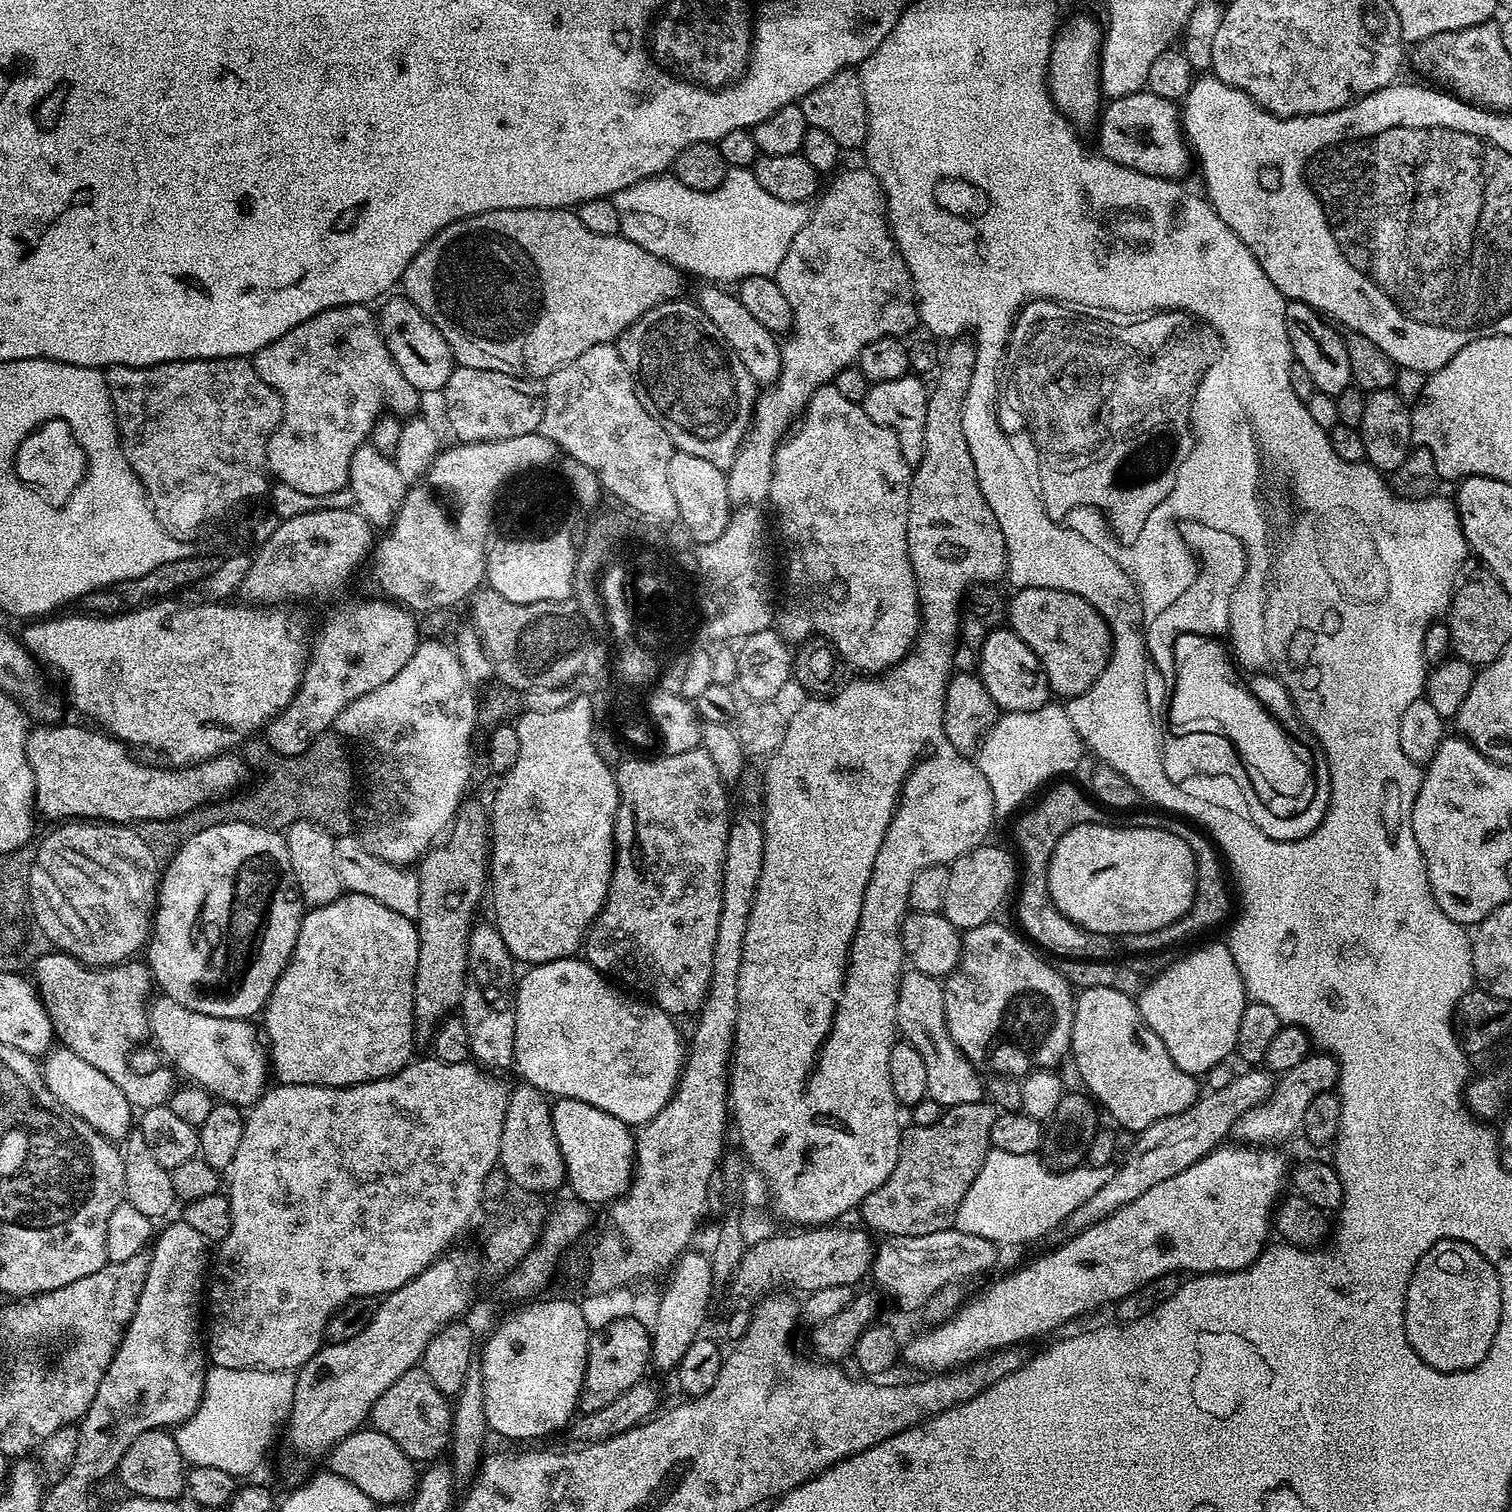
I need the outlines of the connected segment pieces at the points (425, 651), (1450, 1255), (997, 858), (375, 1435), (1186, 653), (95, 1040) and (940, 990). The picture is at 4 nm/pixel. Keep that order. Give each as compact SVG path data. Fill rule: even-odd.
M421 639L410 662L390 682L350 702L334 725L349 745L356 744L364 759L364 780L368 783L368 804L372 809L365 814L360 832L358 828L358 839L367 852L391 864L415 865L449 831L456 811L466 799L464 791L472 776L472 731L478 725L478 696L472 693L474 685L462 674L455 647L447 648L442 641Z
M1440 1240L1418 1262L1414 1274L1408 1283L1408 1292L1404 1296L1404 1325L1406 1338L1422 1358L1434 1370L1439 1372L1465 1372L1470 1370L1482 1358L1486 1358L1488 1347L1500 1325L1502 1318L1502 1290L1494 1266L1474 1246L1461 1240Z
M983 844L959 856L952 865L943 916L961 932L989 923L1018 878L1015 855L1000 846Z
M352 1432L327 1453L327 1460L327 1471L336 1476L344 1476L354 1486L358 1486L358 1490L362 1490L362 1494L366 1494L373 1505L404 1504L416 1491L417 1465L393 1440L386 1438L386 1434L381 1432Z
M1188 636L1188 640L1180 640L1180 665L1178 666L1180 668L1180 688L1176 688L1176 708L1172 708L1172 736L1168 736L1168 740L1180 738L1180 736L1190 736L1192 732L1202 732L1202 730L1210 730L1212 734L1226 732L1232 740L1242 744L1240 754L1242 754L1244 762L1248 758L1247 768L1256 768L1256 764L1268 764L1268 752L1278 750L1272 748L1276 744L1271 741L1278 726L1274 726L1274 722L1270 722L1270 718L1266 718L1266 714L1270 710L1260 710L1265 701L1254 697L1257 695L1251 689L1244 688L1236 682L1235 675L1228 665L1228 659L1221 654L1220 648L1217 648L1205 636L1200 640L1192 640L1192 636Z
M52 950L49 953L36 961L34 983L52 1020L53 1033L59 1043L78 1054L82 1062L90 1062L94 1070L102 1070L102 1074L121 1085L130 1071L130 1057L138 1044L136 1040L147 1037L150 1032L148 1006L154 981L147 963L125 962L97 970L66 952Z
M915 970L905 971L898 990L896 1026L899 1035L908 1040L910 1046L914 1046L914 1050L918 1050L926 1062L927 1099L944 1105L945 1109L985 1099L986 1084L985 1081L980 1081L981 1073L958 1050L954 1038L950 1038L944 1009L944 985L937 977Z

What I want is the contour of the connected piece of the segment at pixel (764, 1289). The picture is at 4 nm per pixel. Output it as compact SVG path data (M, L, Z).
M808 1226L803 1230L792 1231L796 1232L768 1236L745 1251L730 1285L734 1295L755 1301L779 1289L776 1288L779 1284L797 1288L800 1294L807 1294L814 1290L826 1290L826 1286L856 1286L863 1276L869 1275L874 1240L871 1240L873 1237L863 1227Z

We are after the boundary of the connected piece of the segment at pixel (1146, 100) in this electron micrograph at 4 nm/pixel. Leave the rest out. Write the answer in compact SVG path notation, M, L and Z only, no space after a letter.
M1141 90L1129 96L1117 96L1109 99L1103 105L1098 117L1100 128L1099 151L1107 158L1122 165L1123 168L1138 170L1142 174L1150 174L1167 180L1180 180L1188 172L1188 167L1193 167L1194 160L1190 149L1184 139L1180 126L1180 113L1177 105L1166 98L1158 98L1158 94Z

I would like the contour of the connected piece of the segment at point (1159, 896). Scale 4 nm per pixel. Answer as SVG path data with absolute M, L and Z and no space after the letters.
M1112 822L1079 824L1066 830L1054 846L1048 867L1048 893L1054 898L1054 906L1087 932L1109 938L1146 934L1173 927L1191 910L1197 893L1196 859L1190 854L1190 846L1165 828L1117 826Z

